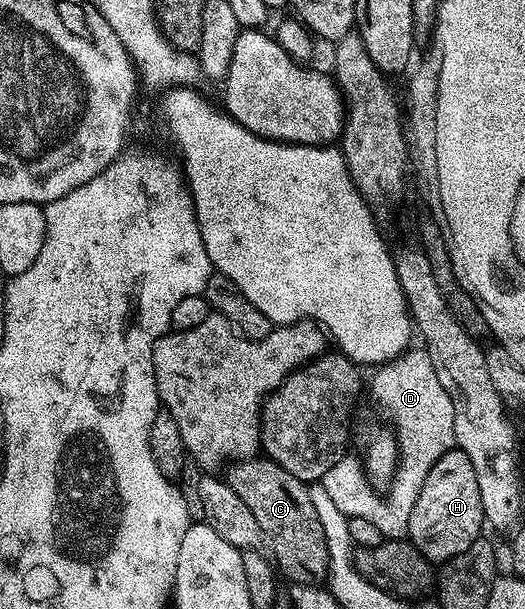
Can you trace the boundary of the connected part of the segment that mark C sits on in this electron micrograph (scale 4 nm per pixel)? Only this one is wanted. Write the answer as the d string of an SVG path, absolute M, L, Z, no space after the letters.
M266 458L240 460L232 468L235 469L231 473L226 473L226 482L230 488L237 490L237 494L241 494L241 498L245 498L245 506L249 506L253 518L257 518L257 526L261 526L269 548L271 544L270 555L278 571L282 575L284 572L292 585L322 585L327 579L331 559L317 510L313 510L308 485Z

